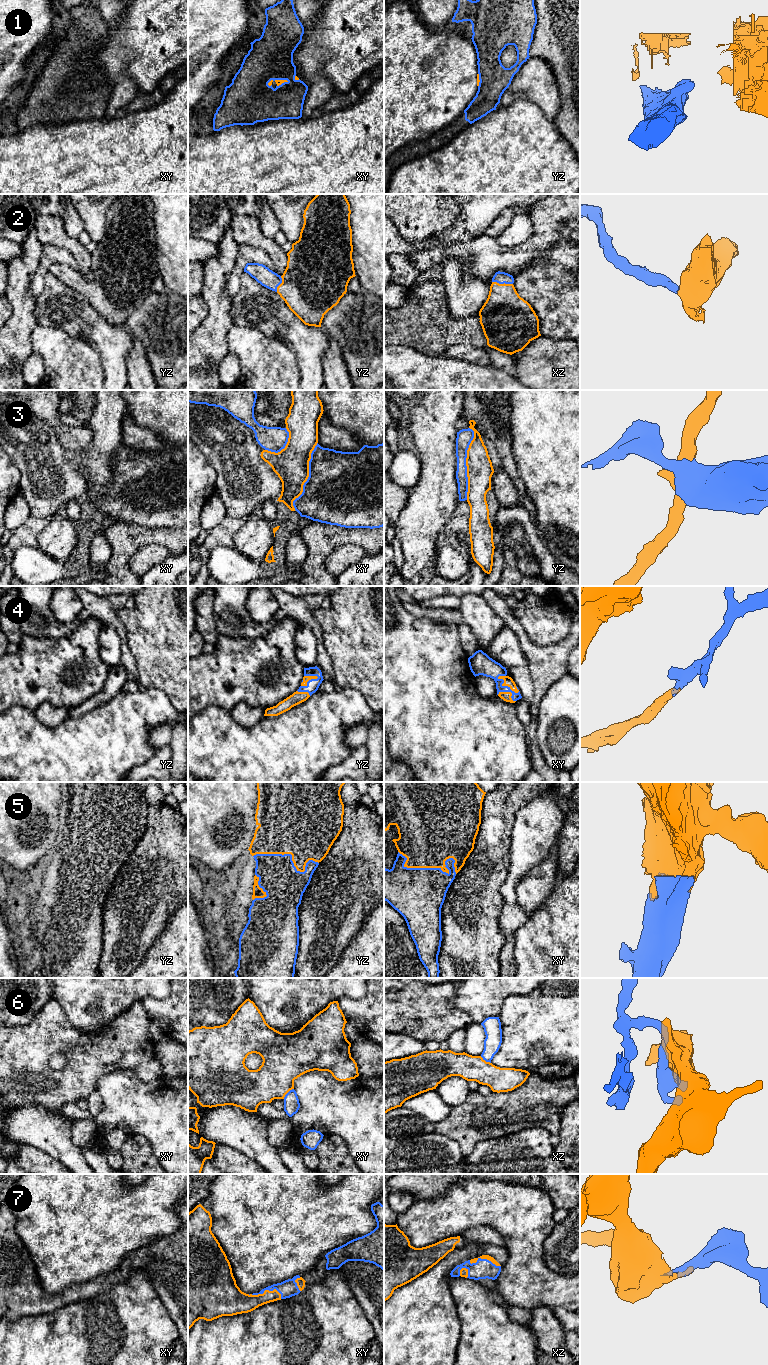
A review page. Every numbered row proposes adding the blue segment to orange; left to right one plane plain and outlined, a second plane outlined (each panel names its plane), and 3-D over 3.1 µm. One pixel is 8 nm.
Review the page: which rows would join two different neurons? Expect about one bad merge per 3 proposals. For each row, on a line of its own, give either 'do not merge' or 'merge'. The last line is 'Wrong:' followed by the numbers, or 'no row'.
1: do not merge
2: merge
3: do not merge
4: merge
5: merge
6: do not merge
7: merge
Wrong: 1, 3, 6

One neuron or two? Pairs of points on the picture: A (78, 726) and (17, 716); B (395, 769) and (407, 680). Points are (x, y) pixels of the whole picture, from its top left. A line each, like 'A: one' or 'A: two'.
A: one
B: two

